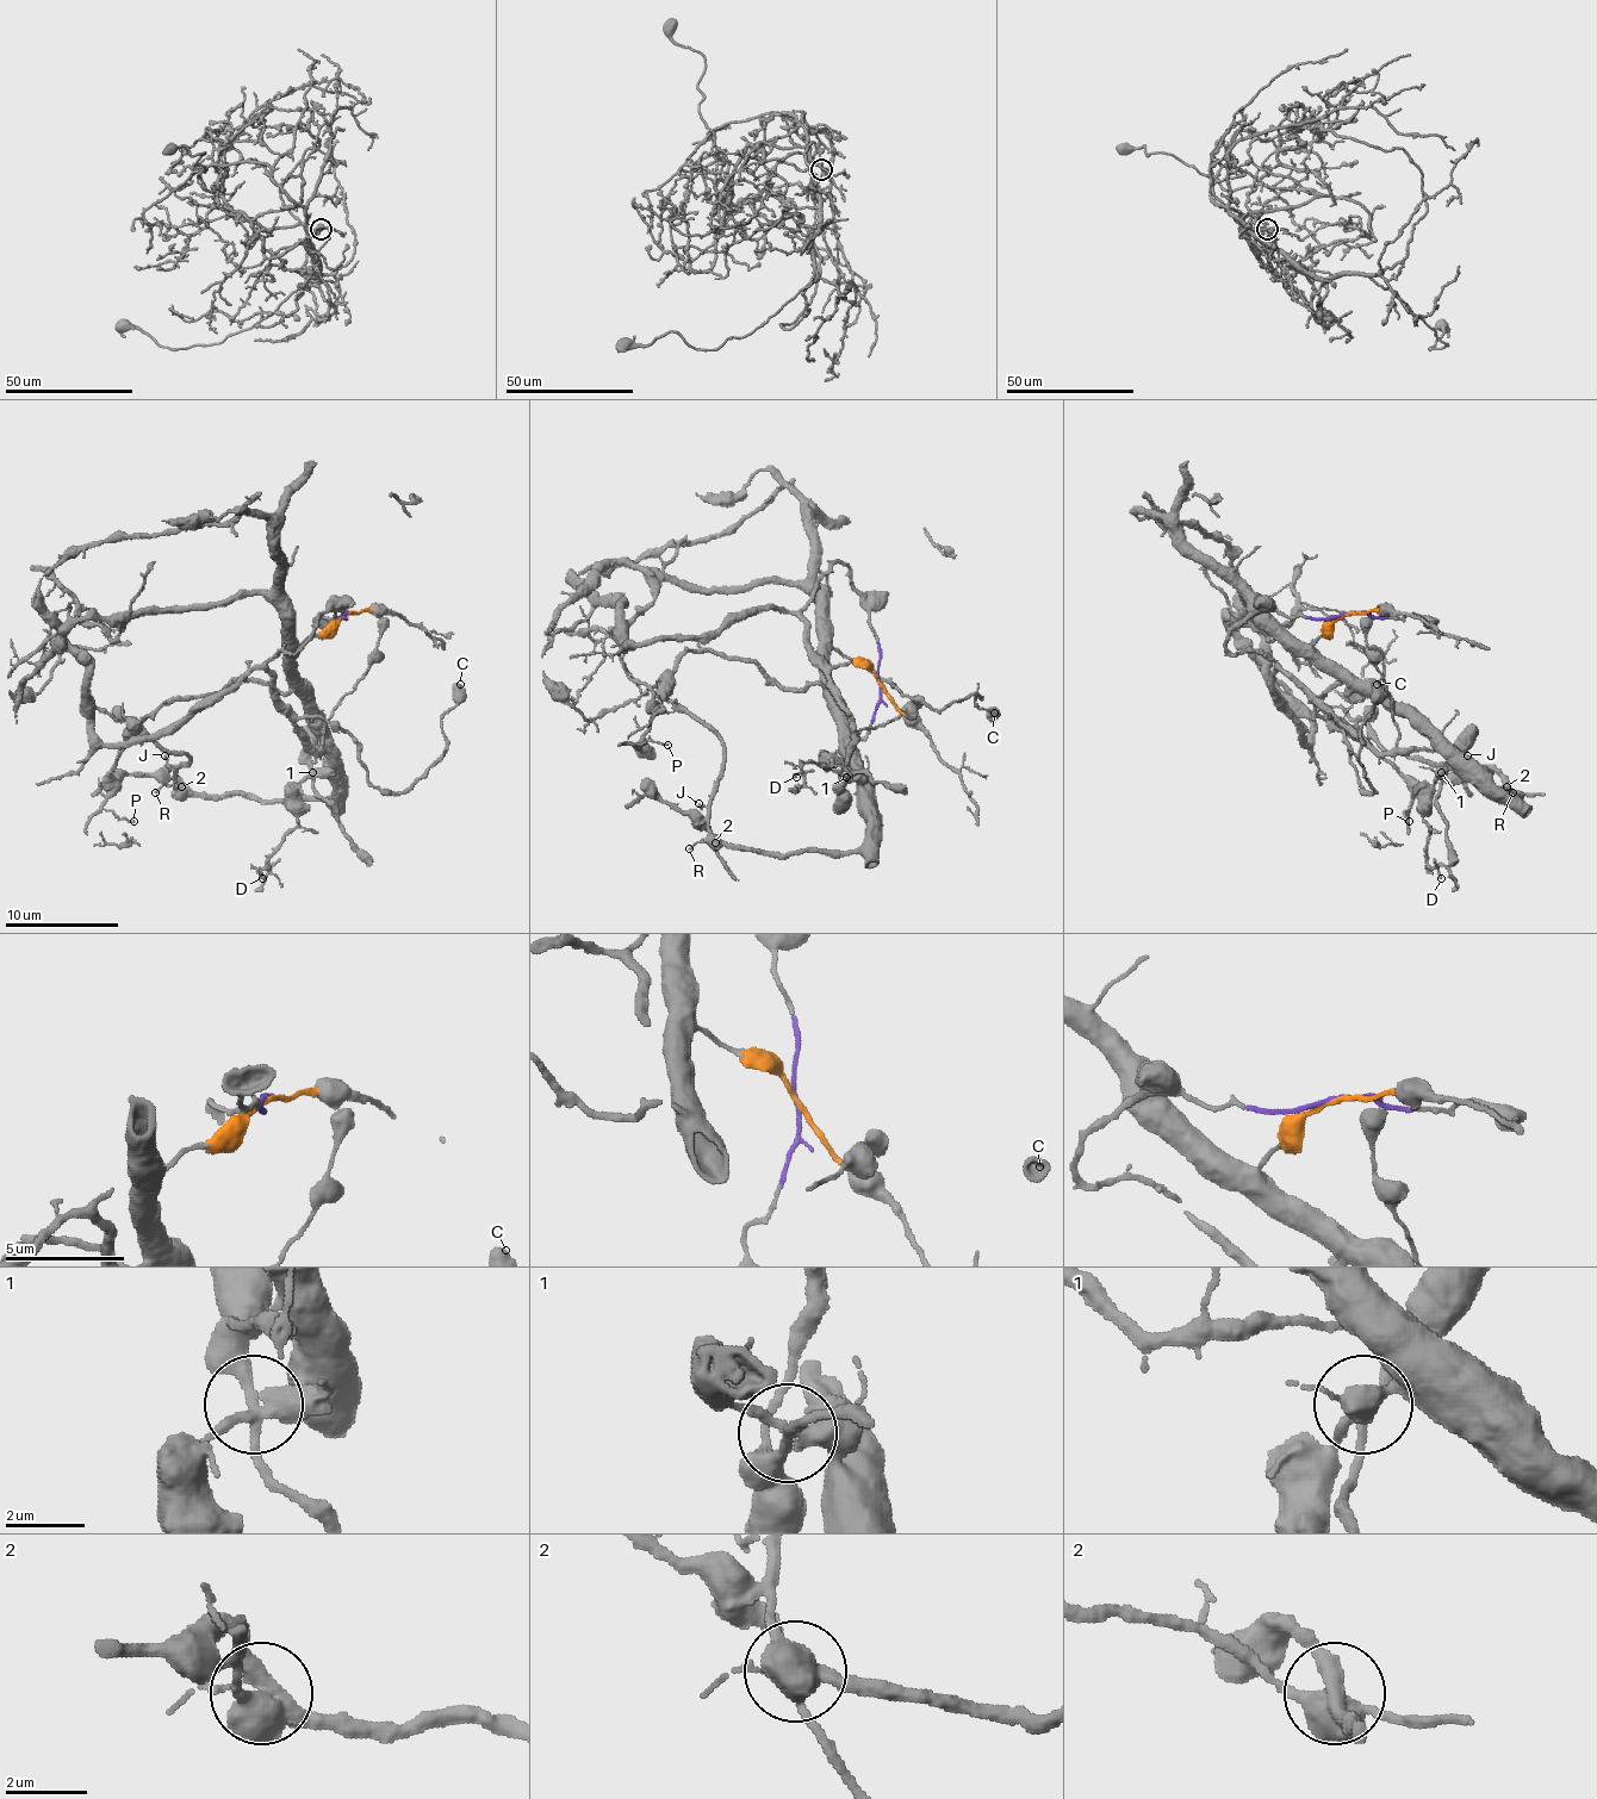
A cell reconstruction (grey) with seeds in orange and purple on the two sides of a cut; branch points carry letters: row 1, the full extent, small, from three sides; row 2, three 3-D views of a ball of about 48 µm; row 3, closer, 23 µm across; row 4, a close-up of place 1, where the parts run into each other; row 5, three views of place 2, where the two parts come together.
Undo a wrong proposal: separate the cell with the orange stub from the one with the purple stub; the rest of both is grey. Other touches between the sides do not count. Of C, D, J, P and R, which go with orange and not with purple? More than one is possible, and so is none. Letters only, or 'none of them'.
D, P, R

